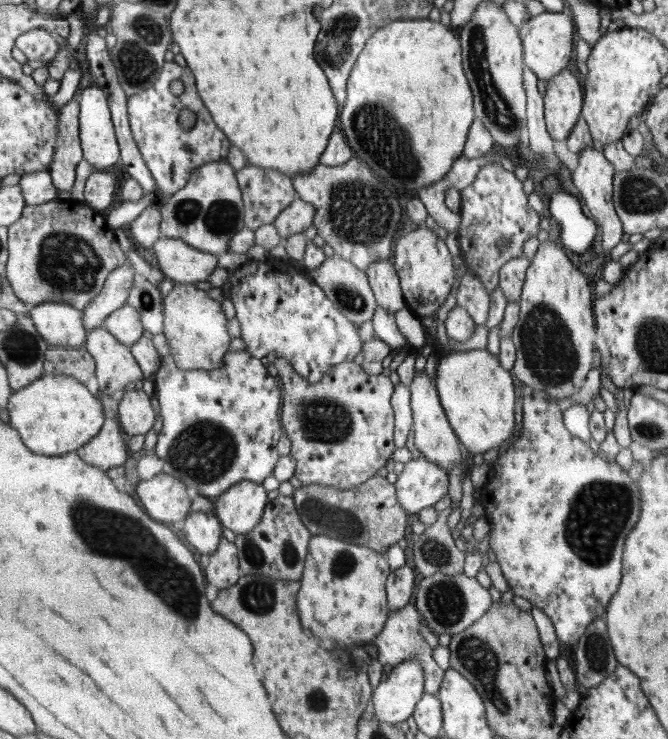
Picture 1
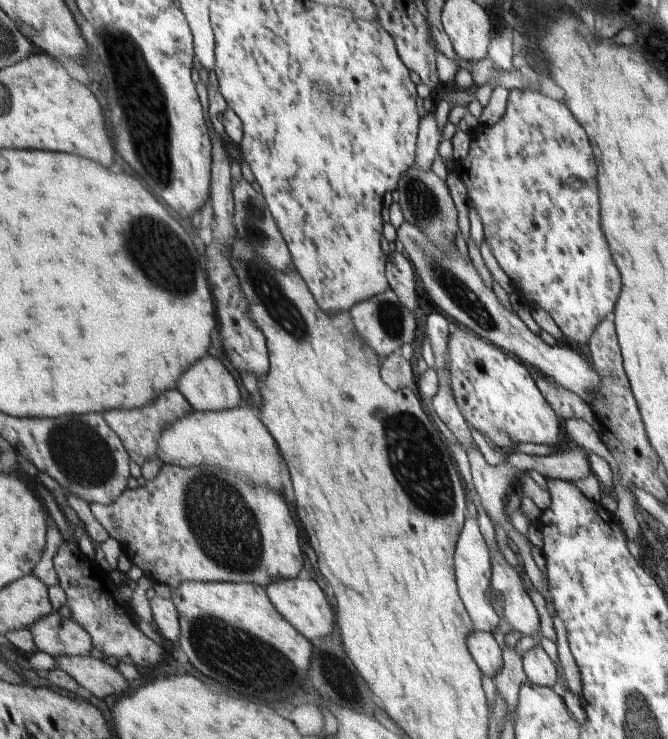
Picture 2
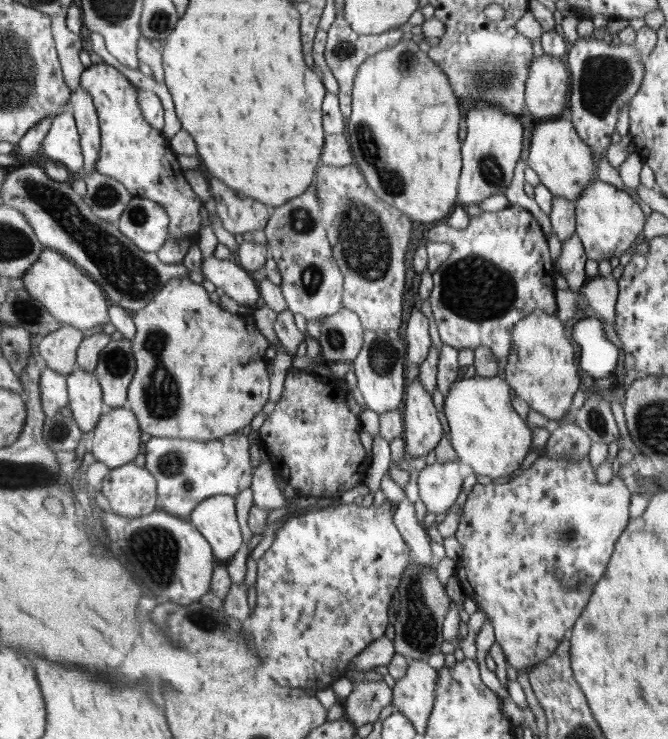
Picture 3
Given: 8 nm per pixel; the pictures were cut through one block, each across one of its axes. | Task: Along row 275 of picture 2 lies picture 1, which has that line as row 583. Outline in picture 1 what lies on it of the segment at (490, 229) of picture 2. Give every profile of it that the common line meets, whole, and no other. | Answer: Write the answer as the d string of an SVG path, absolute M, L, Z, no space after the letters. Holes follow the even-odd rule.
M533 391L531 397L522 399L520 407L521 436L510 448L505 448L493 464L491 484L484 491L482 504L485 506L486 516L491 524L490 547L496 555L496 562L502 568L502 575L506 580L508 589L514 596L522 596L529 600L533 606L540 608L554 624L556 636L564 644L576 644L582 638L587 628L596 618L602 618L606 614L608 600L616 592L620 584L620 570L622 570L622 548L628 532L634 528L638 514L640 514L640 488L638 481L628 476L615 462L606 462L606 458L600 458L592 452L584 456L584 444L576 440L564 424L564 414L556 405L556 401L547 392Z

